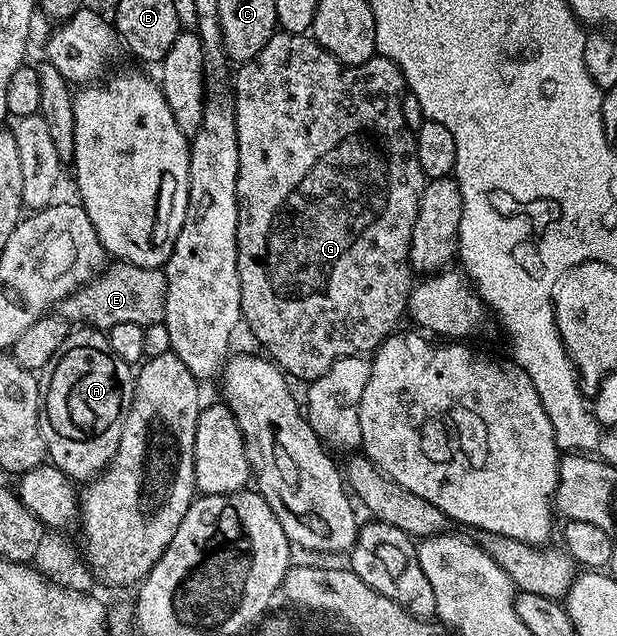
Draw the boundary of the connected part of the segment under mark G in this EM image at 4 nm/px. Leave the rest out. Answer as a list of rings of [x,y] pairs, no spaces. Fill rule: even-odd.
[[[279,29],[267,42],[265,49],[261,49],[257,57],[242,64],[238,70],[233,75],[233,94],[239,158],[237,277],[241,281],[241,319],[245,327],[247,323],[252,337],[264,347],[262,350],[266,358],[292,380],[303,379],[304,384],[309,384],[317,377],[329,373],[329,365],[333,365],[341,357],[370,356],[383,344],[383,340],[400,326],[399,318],[402,315],[404,318],[413,286],[411,270],[413,225],[417,221],[421,193],[429,180],[421,169],[421,161],[417,161],[415,131],[405,125],[402,101],[405,84],[401,69],[393,60],[376,53],[369,61],[349,67],[328,53],[310,34],[294,35]]]

